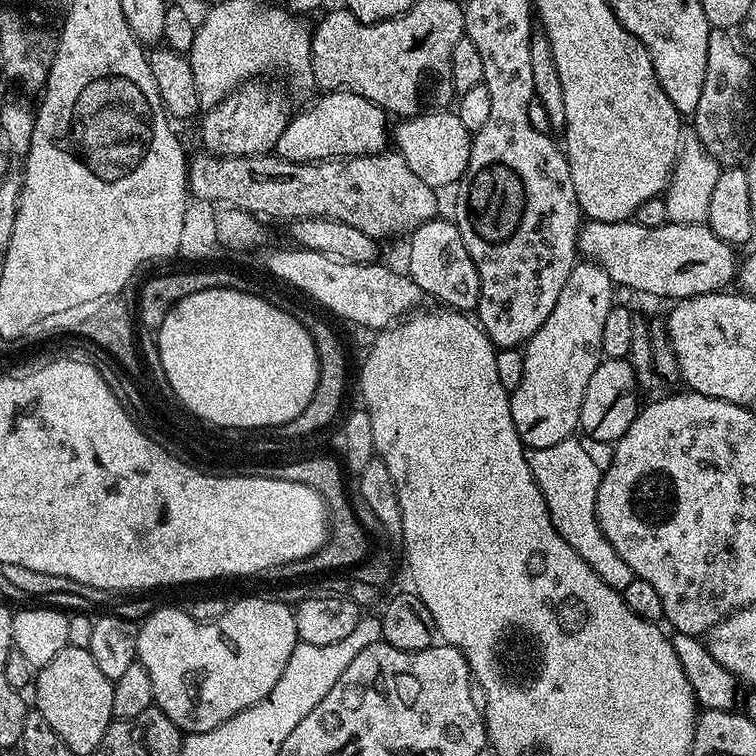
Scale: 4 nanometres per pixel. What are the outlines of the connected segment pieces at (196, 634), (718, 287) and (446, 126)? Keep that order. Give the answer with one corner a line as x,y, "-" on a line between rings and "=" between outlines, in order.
248,596
245,600
235,601
233,599
229,603
226,614
222,614
222,618
218,618
215,624
200,624
192,617
191,611
184,609
183,612
180,608
160,608
157,612
150,613
144,621
142,619
139,621
136,630
136,659
146,670
146,674
150,676
155,707
159,708
162,714
166,714
166,718
170,718
170,722
174,722
174,726
178,726
181,733
191,734
214,730
218,726
222,726
222,722
234,718
234,714
262,702
262,698
266,698
266,694
270,694
270,690
274,690
274,682
278,682
278,678
282,676
282,670
286,670
286,662
290,662
290,654
294,654
294,646
297,642
296,614
289,605
279,598
267,600
264,596
=
629,218
618,222
598,222
588,220
581,223
580,237
576,246
581,257
598,264
606,274
610,274
613,285
630,287
636,294
645,292
648,296
665,296
668,302
684,300
687,296
697,296
707,292
719,292
727,289
736,279
738,255
731,243
708,229
703,224
674,224
662,226
642,226
635,219
=
437,110
435,112
421,112
418,116
409,116
401,119
400,124
394,128
394,148
426,182
437,190
443,190
447,184
455,185
464,177
466,166
470,162
470,150
472,149
472,136
462,126
462,122
457,118
455,111

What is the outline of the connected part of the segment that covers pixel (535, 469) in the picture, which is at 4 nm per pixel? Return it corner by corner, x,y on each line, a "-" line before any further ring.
576,438
554,442
554,446
531,449
528,452
528,465
534,474
534,482
538,490
542,490
542,498
548,507
552,525
558,530
560,537
580,555
582,562
586,562
590,570
594,570
594,574
598,574
598,578
602,578
602,582
606,582
606,586
610,586
618,593
623,593
624,588
630,586
630,582
634,579
632,571
630,566
626,566
626,562
622,562
622,558
618,558
614,546
610,546
610,542
600,530
600,523
596,520
596,499
602,475
601,465
596,465
595,458
576,441

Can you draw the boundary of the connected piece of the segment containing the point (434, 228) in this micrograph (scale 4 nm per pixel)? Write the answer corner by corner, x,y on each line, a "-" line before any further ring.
437,218
427,220
422,226
413,228
408,240
407,275
424,291
425,297
441,300
448,310
475,309
480,297
478,270
474,266
474,258
470,258
470,250
466,250
466,242
462,242
462,234
451,219

